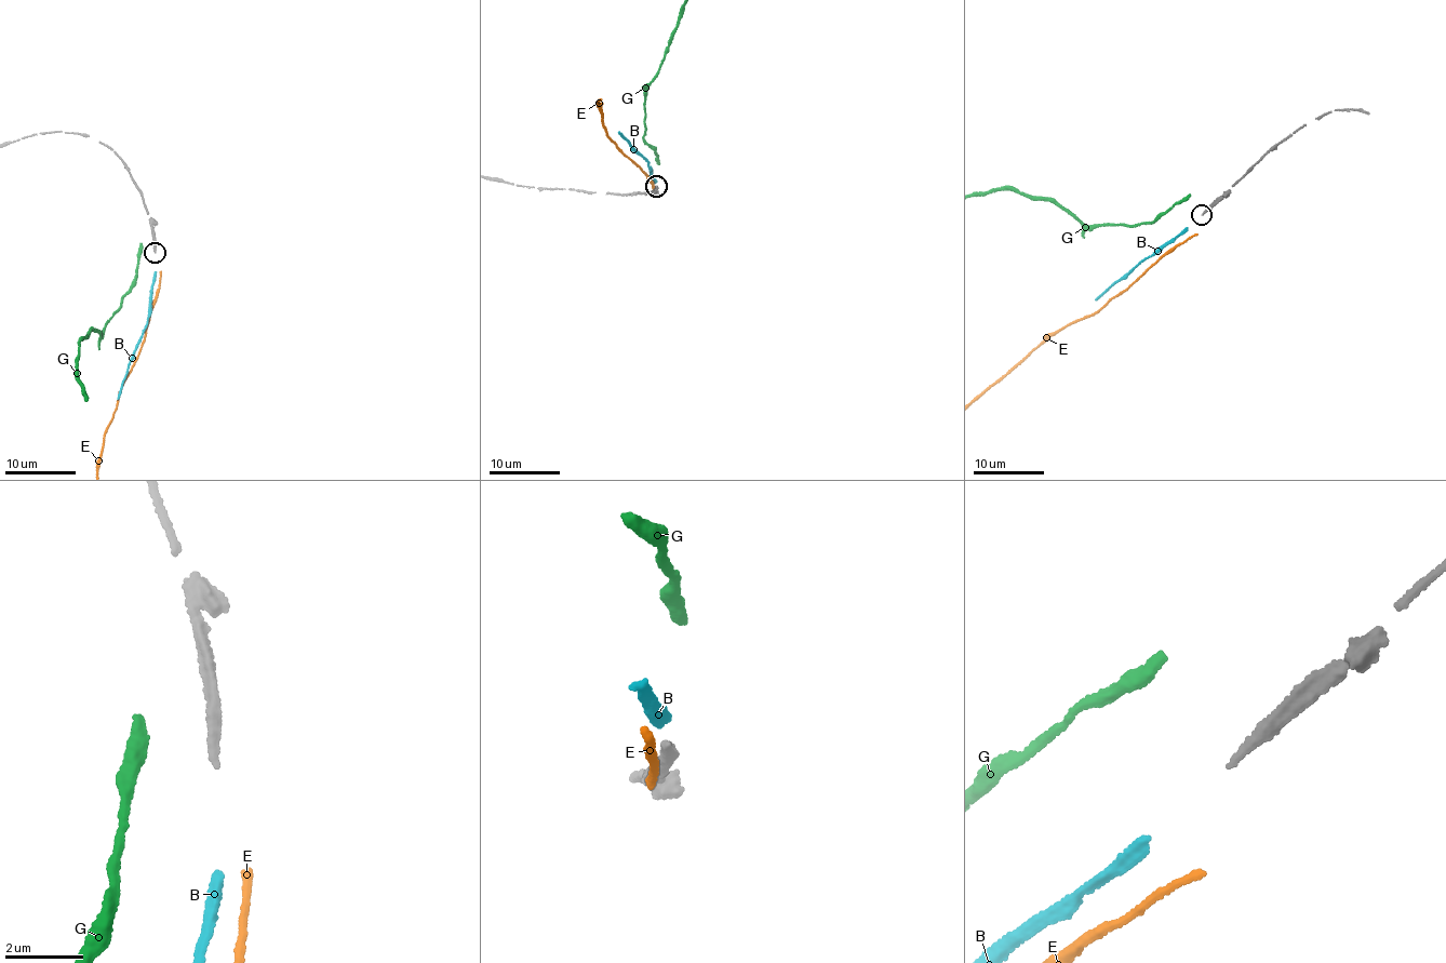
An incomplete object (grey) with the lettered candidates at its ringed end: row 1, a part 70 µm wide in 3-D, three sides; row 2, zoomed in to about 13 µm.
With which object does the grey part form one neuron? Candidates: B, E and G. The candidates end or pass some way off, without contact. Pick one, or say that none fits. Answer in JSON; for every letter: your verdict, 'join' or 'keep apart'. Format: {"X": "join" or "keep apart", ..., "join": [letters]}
{"B": "join", "E": "keep apart", "G": "keep apart", "join": ["B"]}

